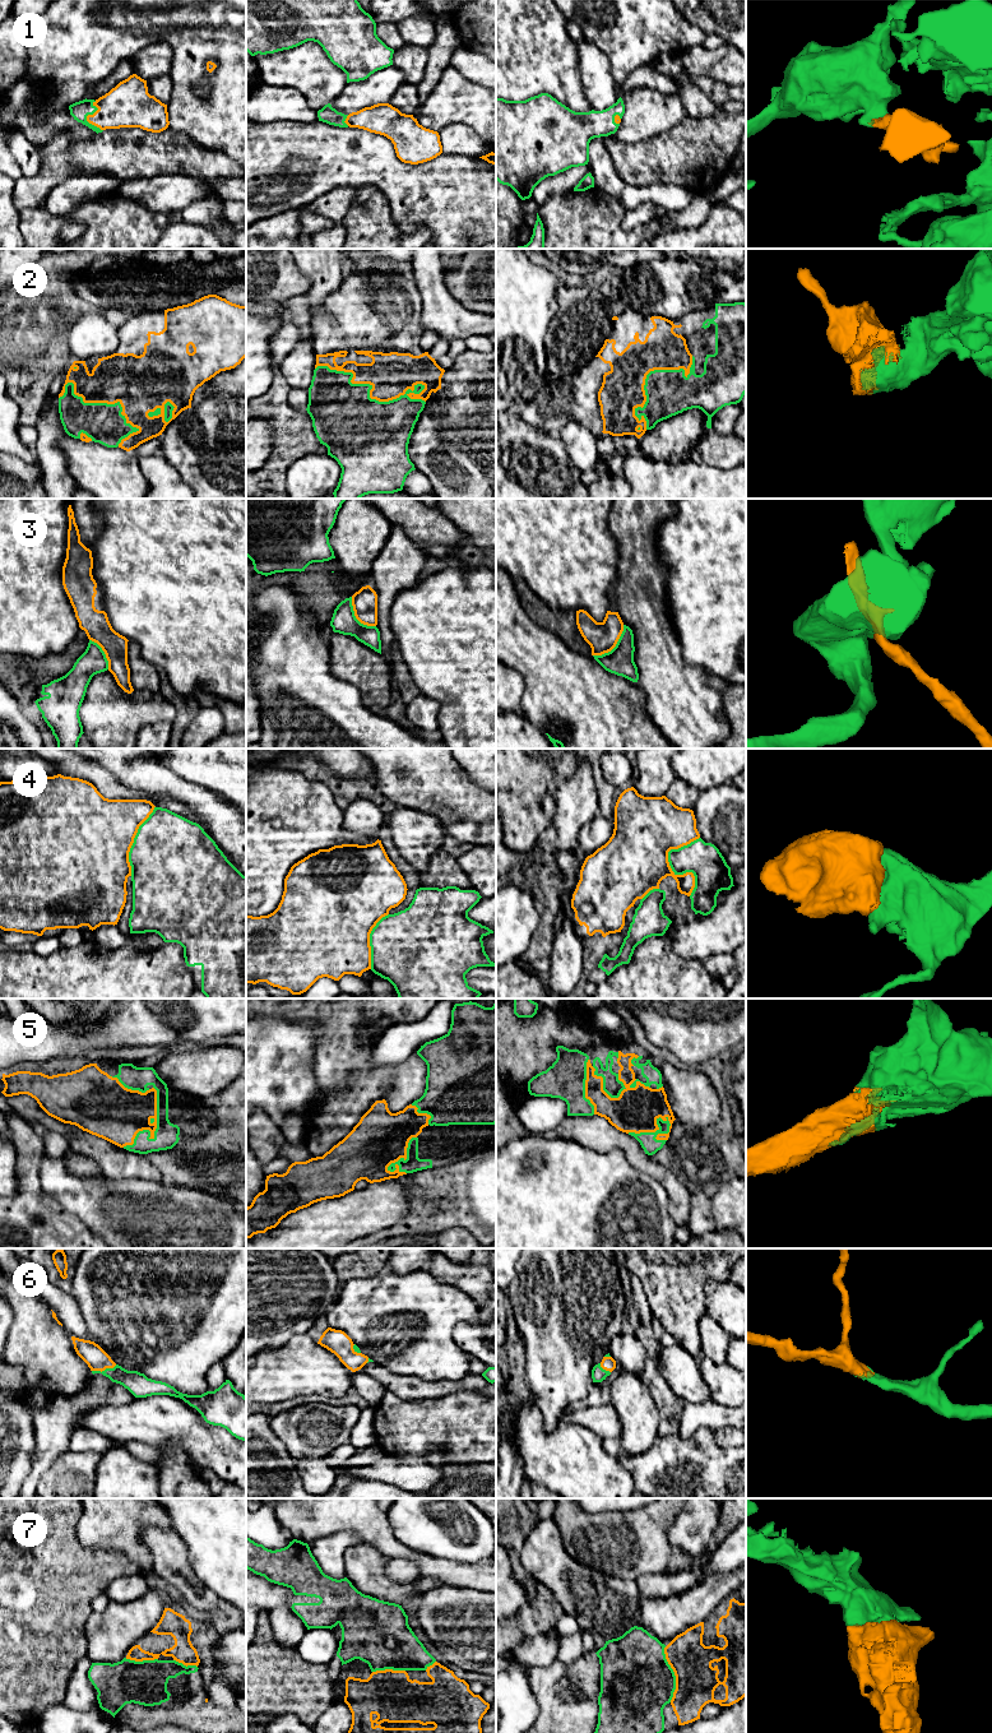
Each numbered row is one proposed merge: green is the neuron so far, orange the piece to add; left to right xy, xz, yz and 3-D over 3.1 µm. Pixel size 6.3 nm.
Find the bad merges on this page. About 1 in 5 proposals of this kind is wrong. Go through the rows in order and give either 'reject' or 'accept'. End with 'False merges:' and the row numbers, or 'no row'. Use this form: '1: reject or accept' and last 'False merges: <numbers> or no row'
1: accept
2: accept
3: reject
4: reject
5: accept
6: accept
7: accept
False merges: 3, 4

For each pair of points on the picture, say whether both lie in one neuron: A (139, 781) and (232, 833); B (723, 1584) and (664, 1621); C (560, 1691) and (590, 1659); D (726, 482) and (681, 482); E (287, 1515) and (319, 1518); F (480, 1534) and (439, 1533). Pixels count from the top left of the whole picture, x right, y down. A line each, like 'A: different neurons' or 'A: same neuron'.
A: same neuron
B: same neuron
C: same neuron
D: same neuron
E: same neuron
F: same neuron

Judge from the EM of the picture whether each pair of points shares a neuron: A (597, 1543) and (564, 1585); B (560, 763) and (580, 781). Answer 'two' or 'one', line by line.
A: two
B: two

